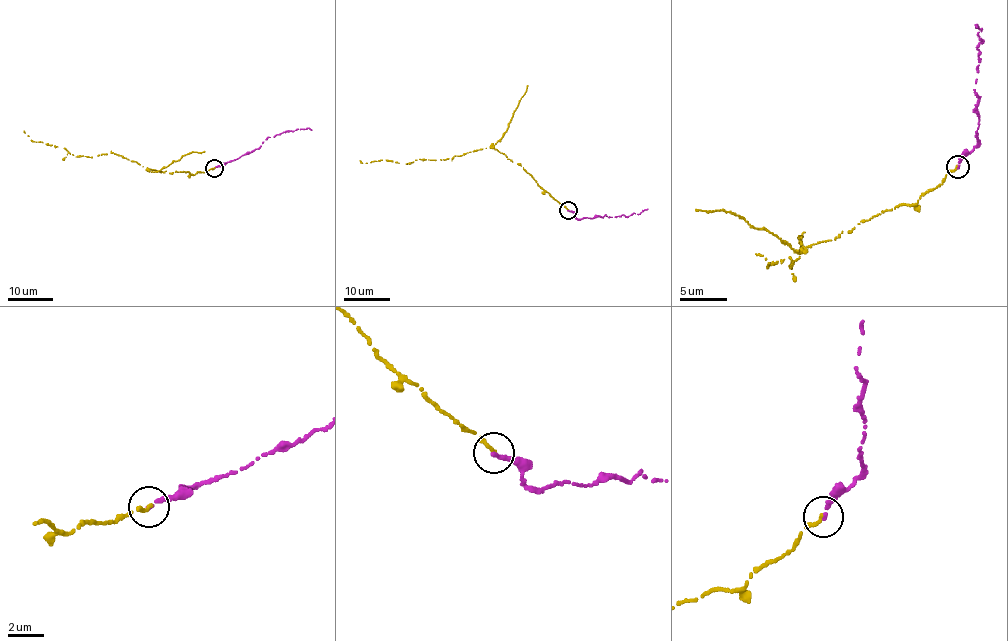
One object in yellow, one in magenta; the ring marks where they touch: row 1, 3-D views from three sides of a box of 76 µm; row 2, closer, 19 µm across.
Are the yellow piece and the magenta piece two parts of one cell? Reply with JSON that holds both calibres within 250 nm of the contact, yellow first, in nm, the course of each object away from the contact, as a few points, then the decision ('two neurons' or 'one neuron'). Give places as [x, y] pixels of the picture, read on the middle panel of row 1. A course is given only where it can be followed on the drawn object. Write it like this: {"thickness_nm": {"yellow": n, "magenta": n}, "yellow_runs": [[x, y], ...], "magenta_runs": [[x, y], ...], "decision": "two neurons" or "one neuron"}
{"thickness_nm": {"yellow": 240, "magenta": 280}, "yellow_runs": [[567, 210], [545, 192], [523, 167], [493, 147], [406, 163], [381, 160], [362, 163], [359, 160]], "magenta_runs": [[567, 210], [580, 219], [625, 216], [648, 209]], "decision": "one neuron"}

